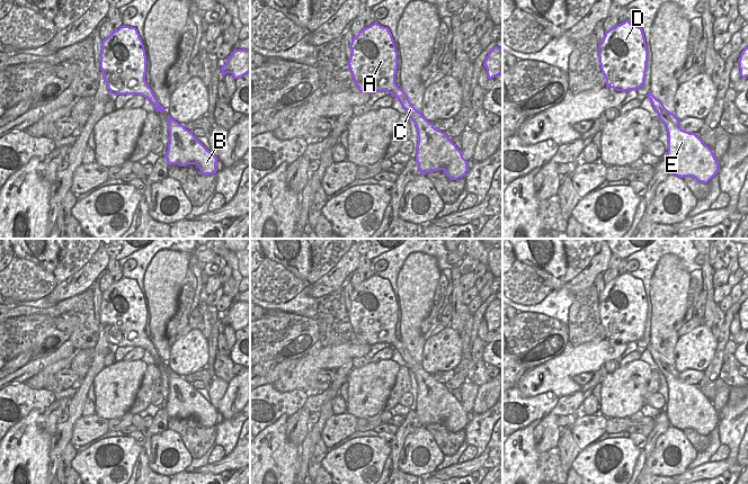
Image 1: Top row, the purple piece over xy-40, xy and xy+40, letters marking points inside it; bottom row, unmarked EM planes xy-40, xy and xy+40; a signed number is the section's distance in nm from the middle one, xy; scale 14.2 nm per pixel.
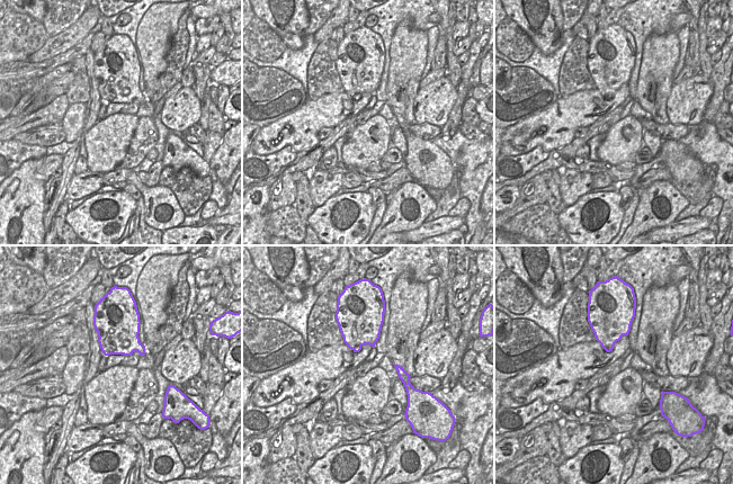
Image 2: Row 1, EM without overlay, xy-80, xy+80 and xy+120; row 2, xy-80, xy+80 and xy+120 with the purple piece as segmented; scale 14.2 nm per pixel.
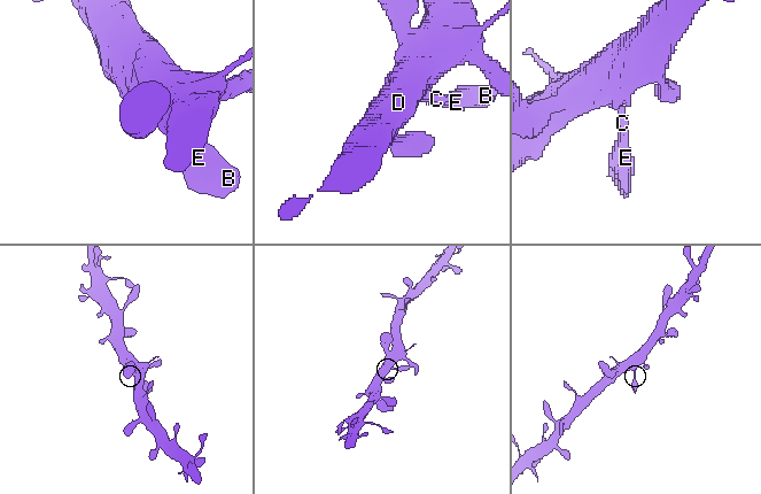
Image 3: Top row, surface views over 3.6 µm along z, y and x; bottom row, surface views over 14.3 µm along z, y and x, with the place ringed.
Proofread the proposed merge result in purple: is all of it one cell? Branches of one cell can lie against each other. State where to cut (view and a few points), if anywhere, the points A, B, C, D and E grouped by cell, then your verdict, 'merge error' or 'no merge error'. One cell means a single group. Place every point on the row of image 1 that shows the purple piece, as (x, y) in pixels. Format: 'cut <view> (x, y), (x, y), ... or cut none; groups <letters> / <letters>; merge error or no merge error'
cut none; groups A B C D E; no merge error

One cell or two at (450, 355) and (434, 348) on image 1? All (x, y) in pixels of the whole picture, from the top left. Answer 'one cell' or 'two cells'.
one cell

